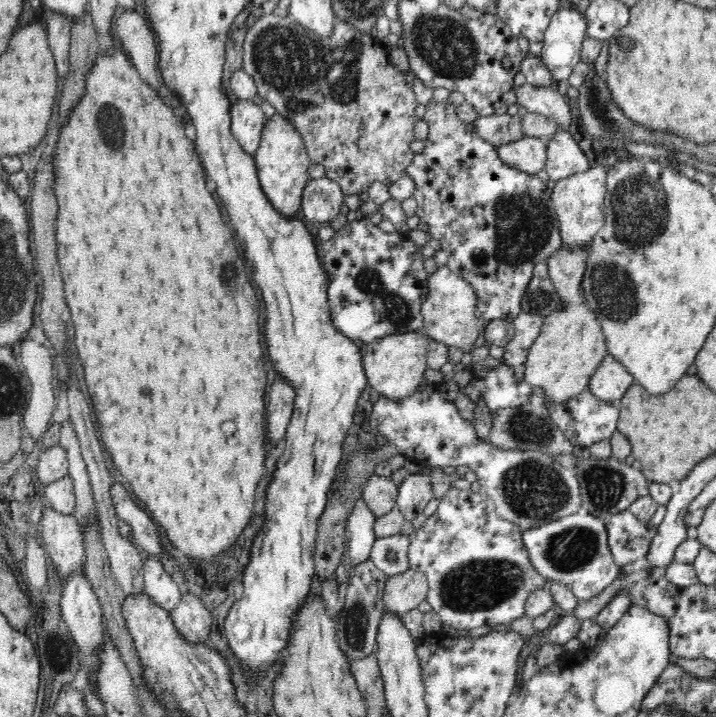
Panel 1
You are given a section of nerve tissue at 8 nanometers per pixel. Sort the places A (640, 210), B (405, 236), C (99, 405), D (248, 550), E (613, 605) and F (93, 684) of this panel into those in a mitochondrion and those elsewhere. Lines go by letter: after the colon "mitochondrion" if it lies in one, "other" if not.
A: mitochondrion
B: other
C: other
D: other
E: other
F: other

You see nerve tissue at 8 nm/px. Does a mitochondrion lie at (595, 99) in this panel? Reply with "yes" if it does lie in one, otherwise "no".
yes

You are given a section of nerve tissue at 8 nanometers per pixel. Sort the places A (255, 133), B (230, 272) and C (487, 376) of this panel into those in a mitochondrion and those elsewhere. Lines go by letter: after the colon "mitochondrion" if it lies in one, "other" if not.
A: other
B: mitochondrion
C: other

